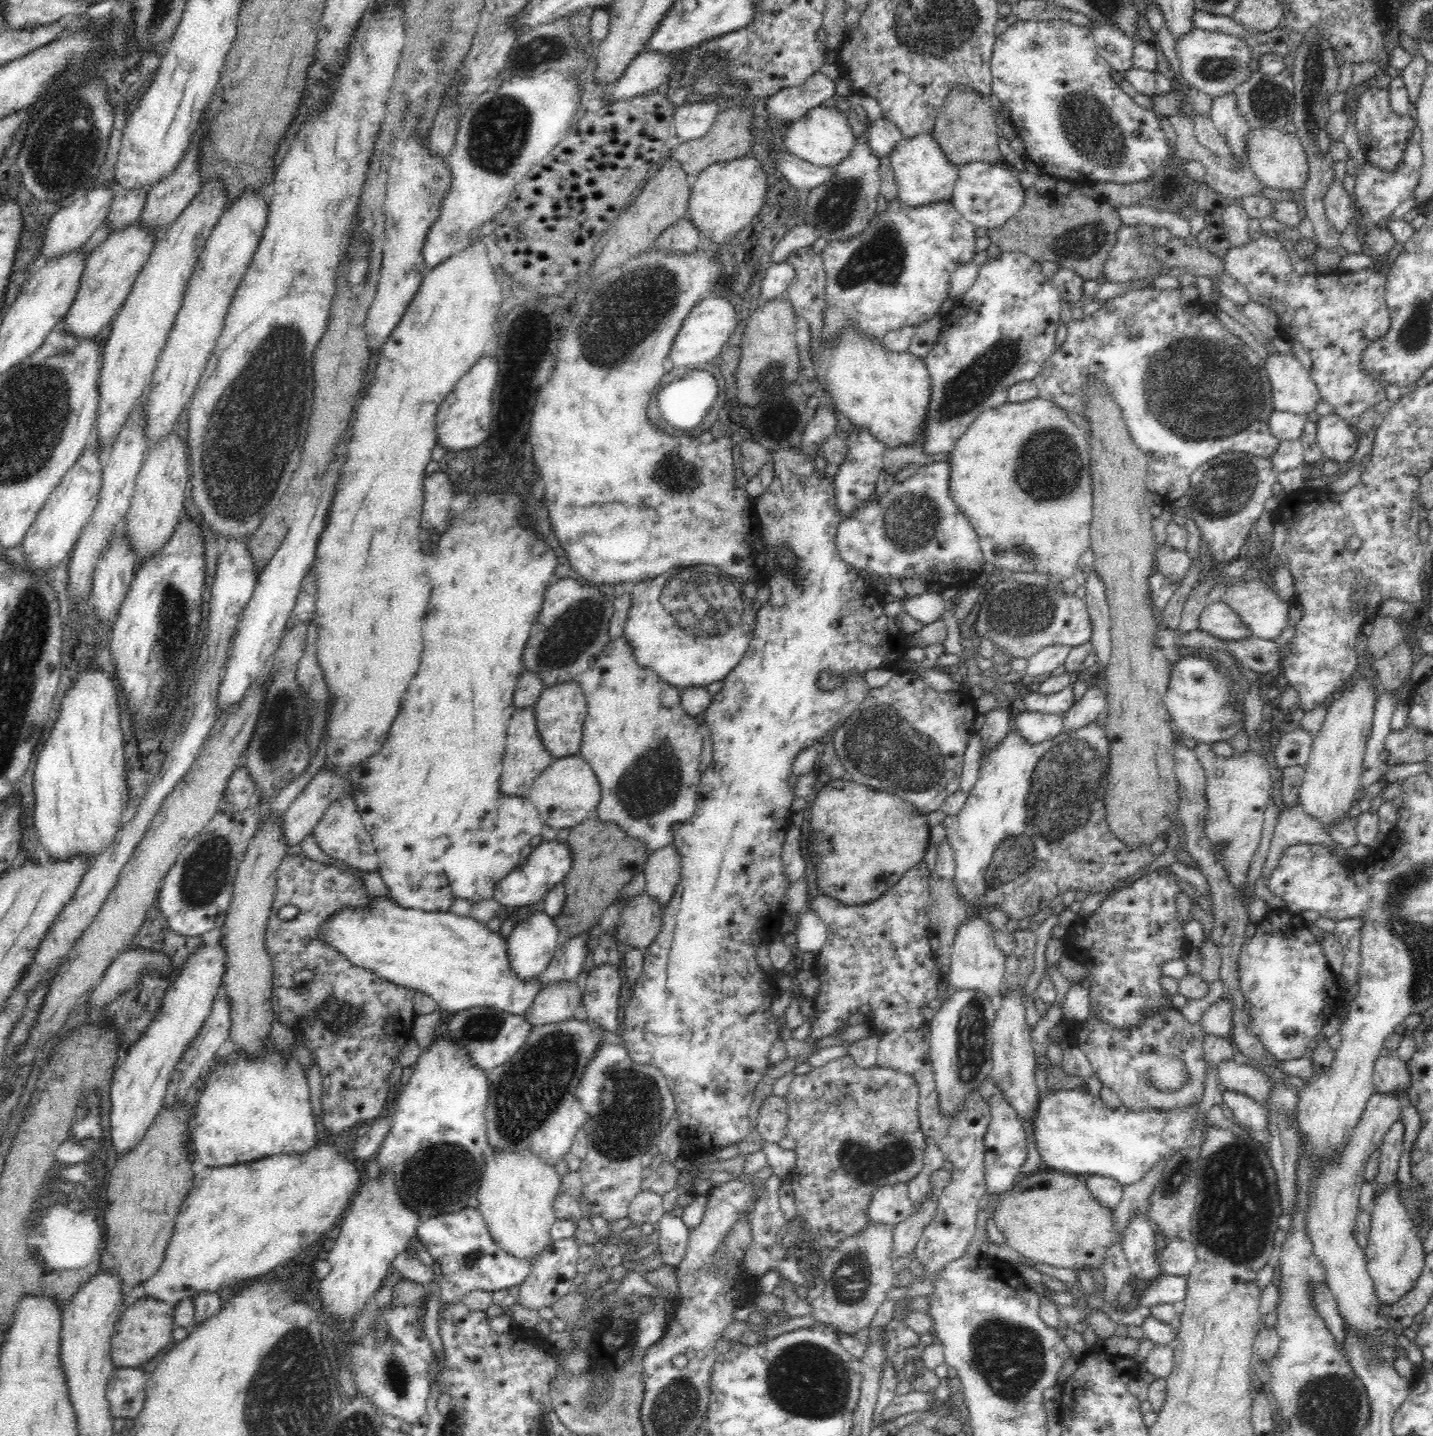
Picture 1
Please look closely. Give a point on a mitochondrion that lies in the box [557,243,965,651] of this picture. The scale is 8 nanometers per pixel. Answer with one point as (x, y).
(626, 318)

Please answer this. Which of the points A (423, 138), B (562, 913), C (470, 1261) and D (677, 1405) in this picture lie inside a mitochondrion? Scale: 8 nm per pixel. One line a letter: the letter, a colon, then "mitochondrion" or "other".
A: other
B: other
C: mitochondrion
D: mitochondrion

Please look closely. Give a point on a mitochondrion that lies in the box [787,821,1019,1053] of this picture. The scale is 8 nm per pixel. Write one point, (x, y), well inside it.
(881, 878)

